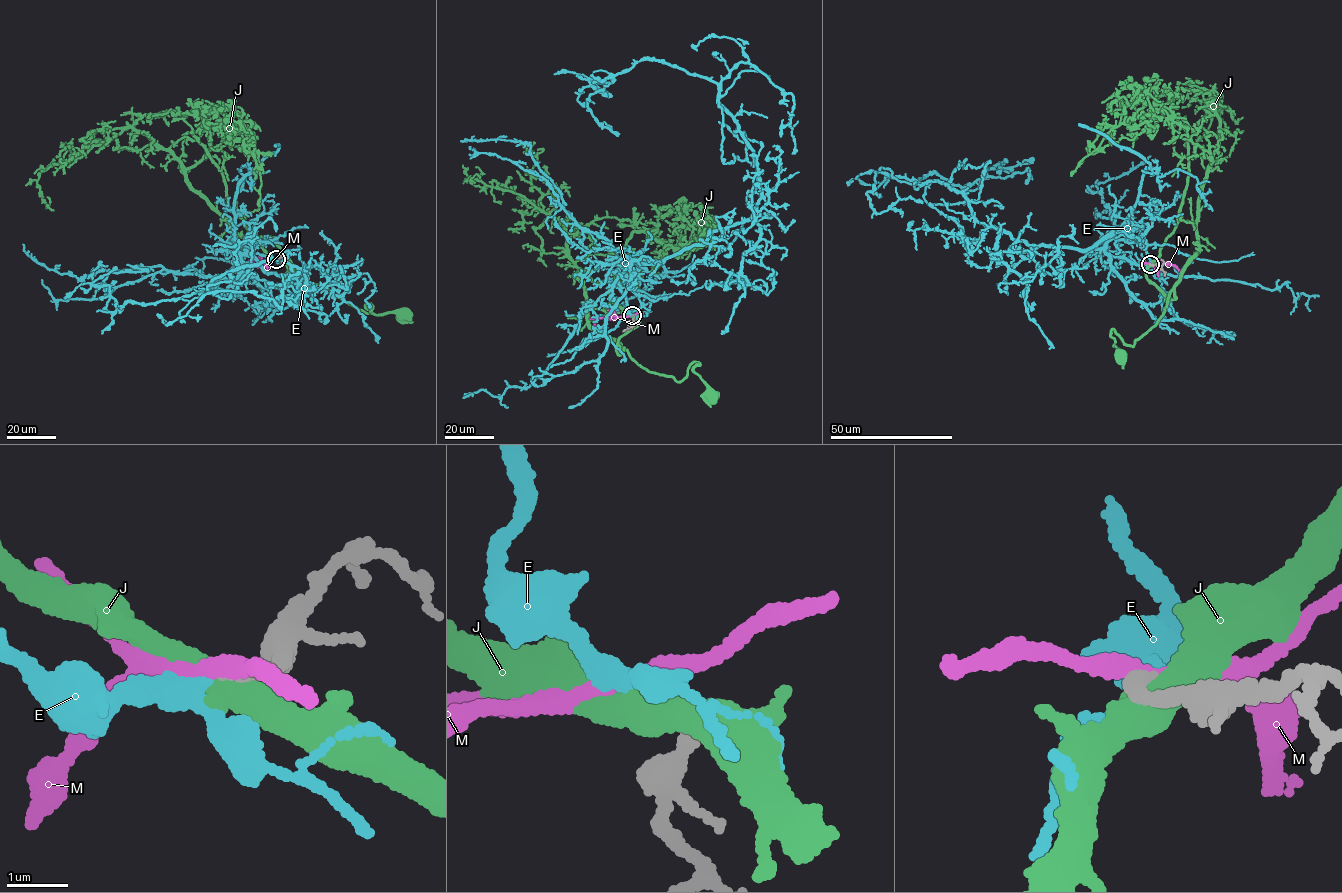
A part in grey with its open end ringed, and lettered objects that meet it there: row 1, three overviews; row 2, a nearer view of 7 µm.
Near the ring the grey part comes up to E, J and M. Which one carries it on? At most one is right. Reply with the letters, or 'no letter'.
E

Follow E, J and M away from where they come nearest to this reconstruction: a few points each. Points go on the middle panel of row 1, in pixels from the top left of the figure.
E: (632, 315), (625, 266), (742, 223), (762, 193), (710, 80), (642, 59), (590, 95), (614, 132), (604, 122)
J: (633, 316), (637, 324), (617, 353), (626, 349), (648, 371), (679, 382), (699, 363), (694, 372), (710, 397)
M: (633, 315), (598, 318), (595, 330)

